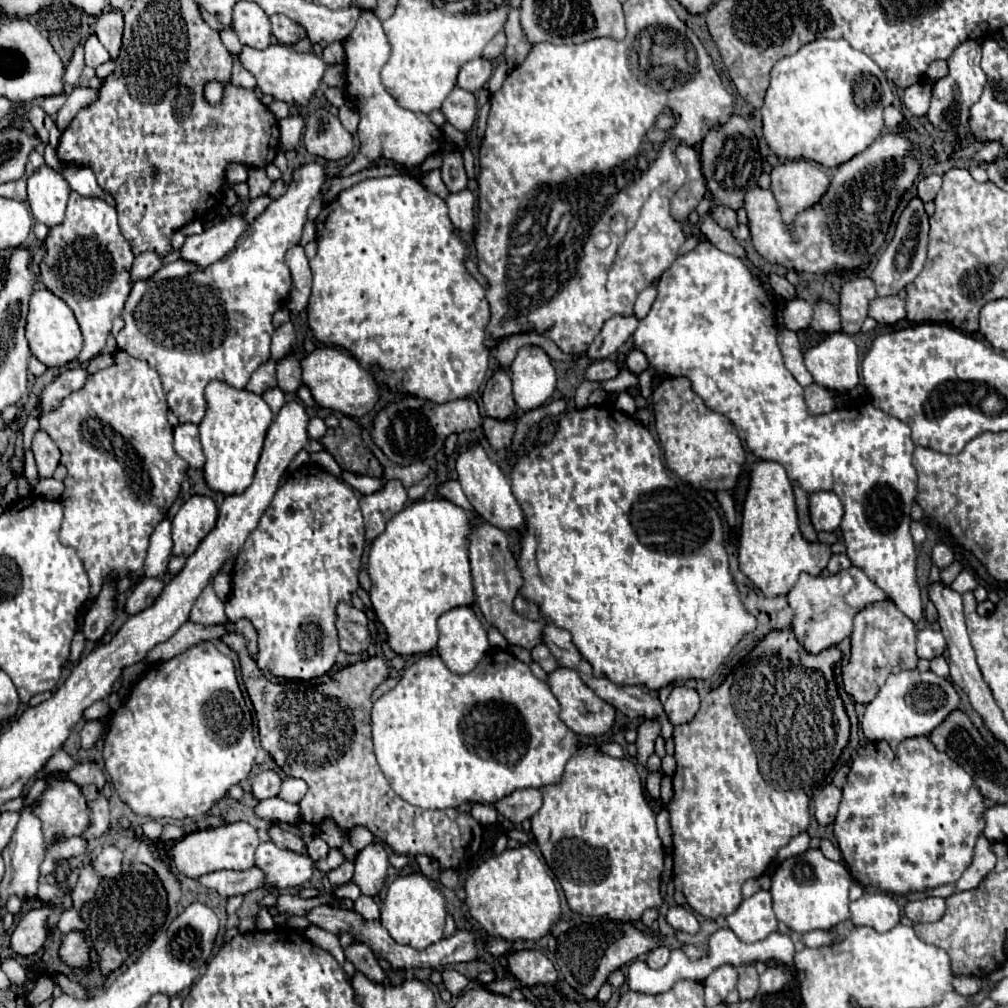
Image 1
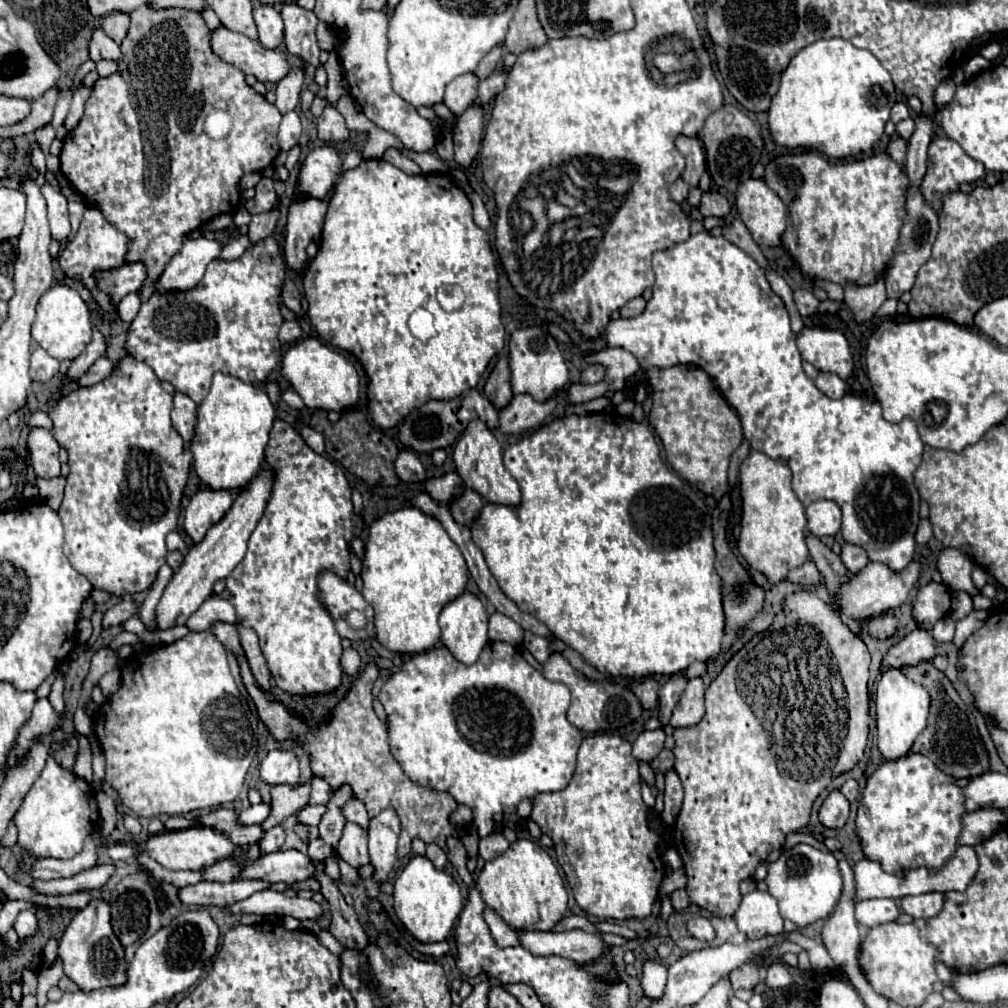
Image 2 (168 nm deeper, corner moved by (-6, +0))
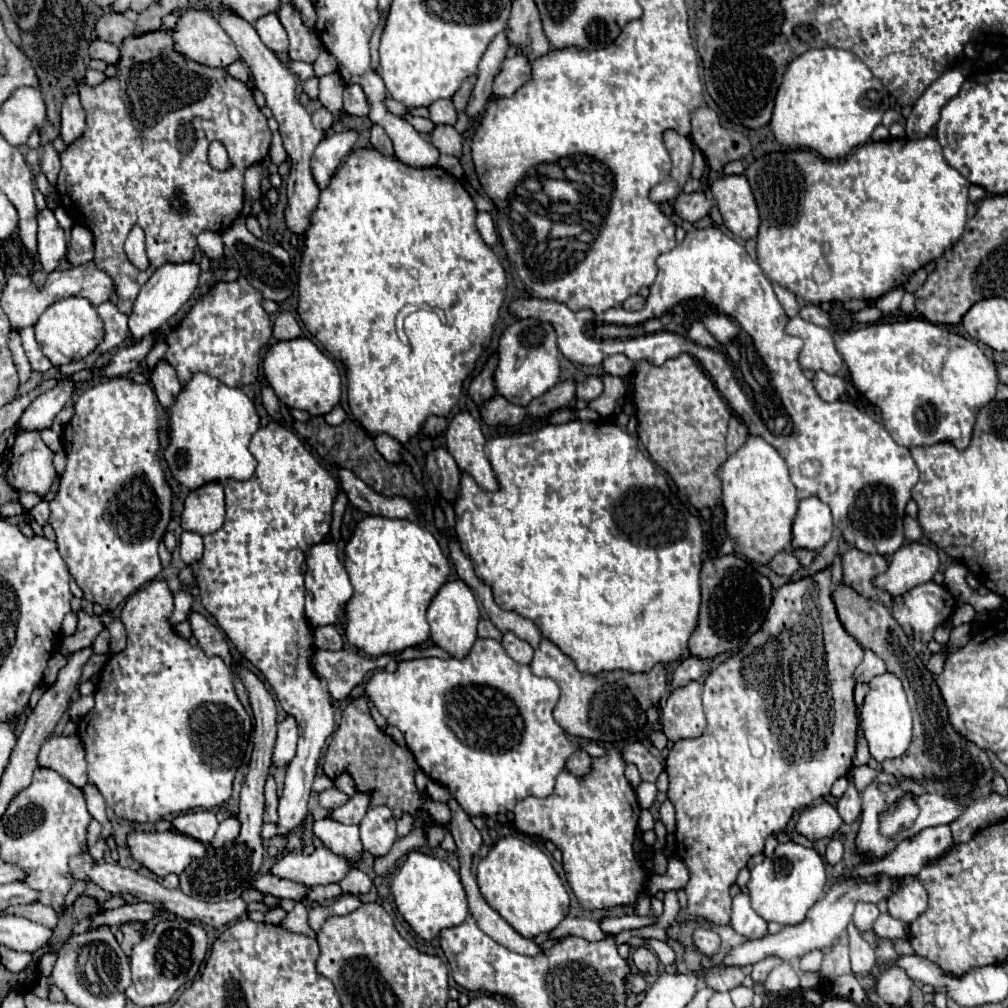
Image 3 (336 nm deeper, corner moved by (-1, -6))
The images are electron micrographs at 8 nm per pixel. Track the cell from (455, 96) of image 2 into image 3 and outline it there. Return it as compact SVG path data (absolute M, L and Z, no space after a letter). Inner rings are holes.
M453 98L451 100L437 100L429 106L429 118L435 122L435 124L455 124L457 118L459 118L459 112L453 104Z

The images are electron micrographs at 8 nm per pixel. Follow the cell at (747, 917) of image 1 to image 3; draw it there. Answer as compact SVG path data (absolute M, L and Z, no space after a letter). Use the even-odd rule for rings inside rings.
M739 894L733 898L731 928L747 940L767 936L767 922L751 908L751 898L747 894Z

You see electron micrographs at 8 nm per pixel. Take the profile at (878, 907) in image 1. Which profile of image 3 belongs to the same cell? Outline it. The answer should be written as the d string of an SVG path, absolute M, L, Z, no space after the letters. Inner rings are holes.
M857 904L855 908L855 914L853 914L853 924L857 926L859 932L867 932L867 930L873 930L873 924L879 916L879 908L875 904Z

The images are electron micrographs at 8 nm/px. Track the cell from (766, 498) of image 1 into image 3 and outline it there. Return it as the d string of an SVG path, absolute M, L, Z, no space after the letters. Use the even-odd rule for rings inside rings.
M749 436L719 468L719 478L723 482L725 526L733 540L735 554L747 556L757 564L769 564L775 552L785 552L787 546L791 546L791 524L799 506L797 488L789 478L785 460L763 438Z

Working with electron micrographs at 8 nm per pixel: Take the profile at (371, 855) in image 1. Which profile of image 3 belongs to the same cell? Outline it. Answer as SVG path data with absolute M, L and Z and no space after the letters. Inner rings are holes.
M387 806L371 808L365 814L363 822L359 824L359 830L361 830L361 842L365 852L369 852L375 858L387 856L393 842L397 840L395 818Z

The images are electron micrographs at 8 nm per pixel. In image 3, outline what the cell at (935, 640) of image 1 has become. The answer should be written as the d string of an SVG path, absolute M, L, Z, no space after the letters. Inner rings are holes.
M865 650L865 658L859 664L859 668L855 670L855 680L857 682L869 682L871 678L875 678L877 674L883 674L885 670L885 662L871 650Z

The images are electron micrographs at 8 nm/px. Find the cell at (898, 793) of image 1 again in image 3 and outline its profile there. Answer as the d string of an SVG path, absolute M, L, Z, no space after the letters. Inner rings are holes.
M903 792L903 800L899 800L891 812L883 812L883 816L879 816L879 832L881 836L897 836L903 828L911 828L917 816L919 806L915 804L915 794Z

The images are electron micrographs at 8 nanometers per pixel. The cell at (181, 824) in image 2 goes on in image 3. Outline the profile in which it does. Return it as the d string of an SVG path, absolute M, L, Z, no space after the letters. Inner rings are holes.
M201 810L201 812L189 812L189 814L181 814L175 816L171 820L173 828L181 834L187 834L203 844L209 844L217 832L217 818L211 810Z

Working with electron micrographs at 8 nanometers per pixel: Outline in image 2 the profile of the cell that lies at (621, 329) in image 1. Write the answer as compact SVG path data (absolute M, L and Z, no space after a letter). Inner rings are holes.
M642 296L632 298L628 304L624 304L624 306L620 308L620 316L624 316L624 318L632 318L632 316L640 314L640 310L644 310L644 306L646 306L646 300L644 300Z

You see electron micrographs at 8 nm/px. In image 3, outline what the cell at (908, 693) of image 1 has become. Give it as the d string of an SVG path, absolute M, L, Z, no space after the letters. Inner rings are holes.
M889 672L875 676L869 684L871 690L863 702L863 728L869 742L869 752L877 762L883 762L887 758L899 758L905 754L911 742L911 728L913 728L913 716L903 684L895 674Z

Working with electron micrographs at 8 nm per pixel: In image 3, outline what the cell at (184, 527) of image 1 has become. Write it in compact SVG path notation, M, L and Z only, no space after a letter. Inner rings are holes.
M209 482L185 498L185 510L181 514L181 528L207 536L219 530L225 522L225 500L223 486Z

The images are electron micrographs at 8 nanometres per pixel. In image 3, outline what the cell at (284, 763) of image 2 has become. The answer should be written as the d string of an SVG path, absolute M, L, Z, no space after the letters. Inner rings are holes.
M287 716L287 720L279 724L279 734L273 752L273 766L287 768L287 764L291 764L291 760L295 758L295 748L297 748L297 722L295 718Z

